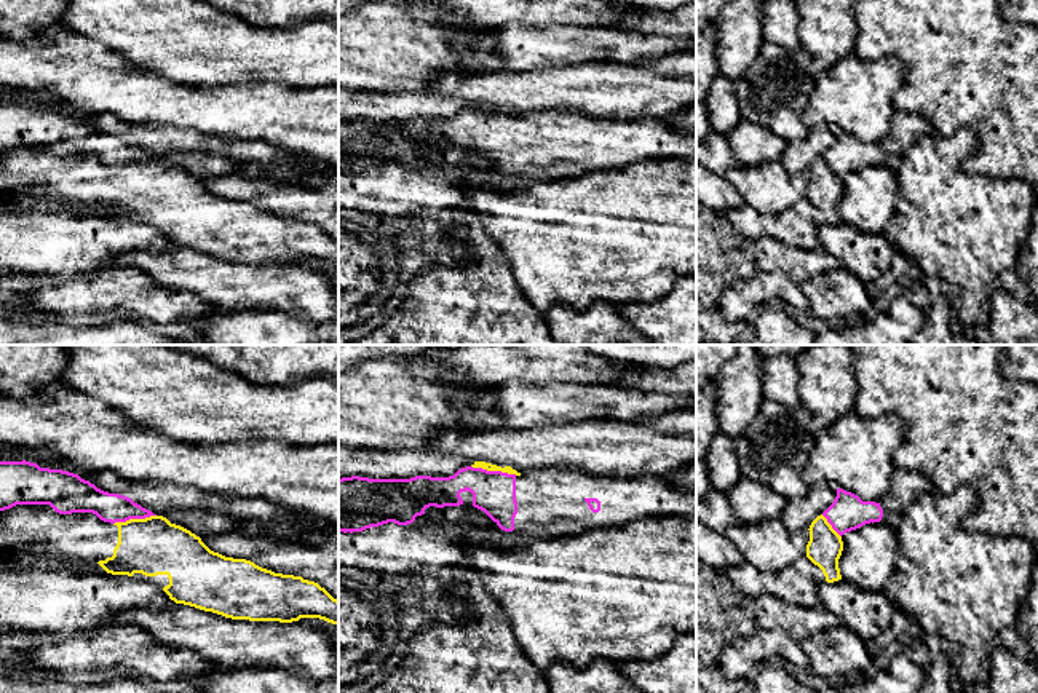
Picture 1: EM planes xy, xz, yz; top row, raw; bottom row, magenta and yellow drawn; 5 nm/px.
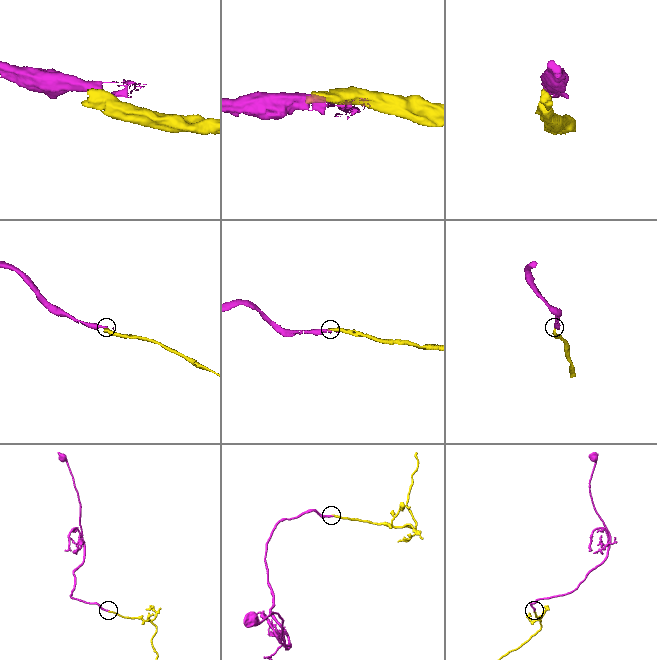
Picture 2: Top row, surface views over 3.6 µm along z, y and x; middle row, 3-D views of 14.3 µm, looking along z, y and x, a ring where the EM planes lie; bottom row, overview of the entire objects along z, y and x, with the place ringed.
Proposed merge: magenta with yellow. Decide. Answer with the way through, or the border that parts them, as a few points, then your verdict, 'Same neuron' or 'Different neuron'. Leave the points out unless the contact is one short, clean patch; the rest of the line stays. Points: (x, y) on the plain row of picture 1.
Boundary: xz (471, 107), (516, 117). Different neuron

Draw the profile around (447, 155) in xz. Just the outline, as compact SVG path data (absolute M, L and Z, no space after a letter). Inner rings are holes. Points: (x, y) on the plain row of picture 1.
M430 148L425 152L426 160L433 163L442 163L442 164L463 164L473 169L490 169L492 161L481 152L474 148L444 148L444 150L436 150Z

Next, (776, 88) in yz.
M763 42L747 73L735 81L741 118L757 123L784 142L803 141L803 110L816 86L811 59L803 48L784 50Z

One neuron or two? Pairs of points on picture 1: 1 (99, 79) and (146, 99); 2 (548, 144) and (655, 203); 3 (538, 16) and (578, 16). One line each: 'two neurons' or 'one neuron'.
1: one neuron
2: two neurons
3: one neuron

